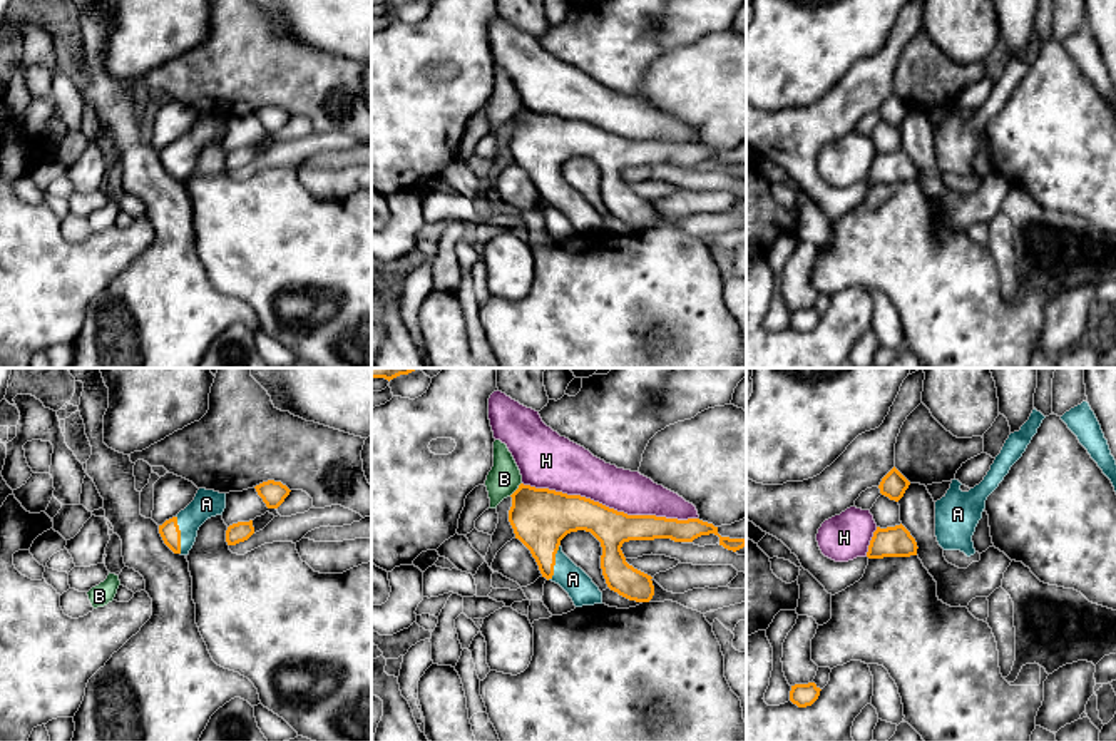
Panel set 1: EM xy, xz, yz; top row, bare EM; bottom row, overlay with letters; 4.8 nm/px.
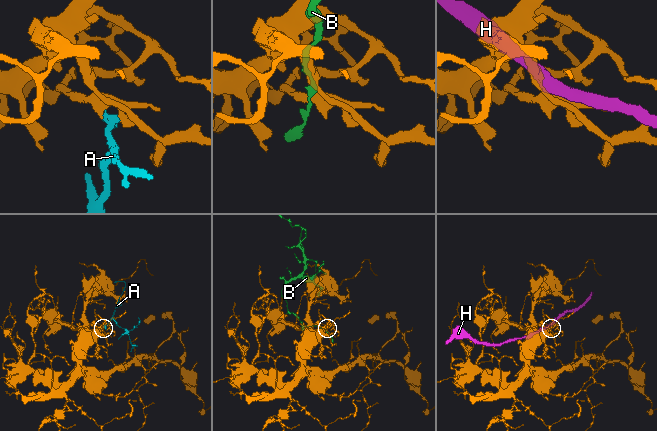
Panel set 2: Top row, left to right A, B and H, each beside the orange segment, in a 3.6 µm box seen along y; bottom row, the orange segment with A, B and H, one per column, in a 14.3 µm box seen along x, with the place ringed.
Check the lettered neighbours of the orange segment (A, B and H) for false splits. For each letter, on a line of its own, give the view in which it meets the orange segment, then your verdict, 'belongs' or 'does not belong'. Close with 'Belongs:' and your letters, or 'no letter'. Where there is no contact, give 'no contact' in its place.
A: xy | belongs
B: xz | does not belong
H: xz | does not belong
Belongs: A

